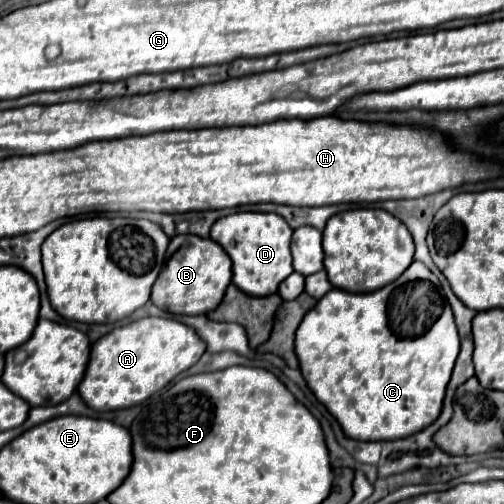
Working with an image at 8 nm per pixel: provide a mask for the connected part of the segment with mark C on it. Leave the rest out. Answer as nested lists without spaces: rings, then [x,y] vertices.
[[[415,260],[395,282],[381,290],[369,294],[351,294],[337,288],[329,290],[329,294],[325,294],[325,298],[321,298],[299,324],[295,334],[295,354],[301,374],[315,398],[341,424],[347,438],[361,442],[399,440],[427,428],[437,420],[443,406],[445,388],[459,354],[459,334],[453,312],[449,306],[443,310],[437,290],[437,276],[431,274],[423,262]]]

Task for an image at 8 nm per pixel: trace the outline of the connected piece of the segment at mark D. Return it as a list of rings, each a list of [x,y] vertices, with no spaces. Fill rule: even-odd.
[[[235,212],[229,216],[219,218],[213,226],[211,226],[211,240],[215,240],[217,244],[223,246],[223,250],[229,254],[231,262],[233,262],[233,284],[243,290],[245,294],[251,296],[269,296],[275,294],[279,284],[293,274],[293,266],[291,266],[291,226],[279,216],[279,214],[263,214],[263,212]]]

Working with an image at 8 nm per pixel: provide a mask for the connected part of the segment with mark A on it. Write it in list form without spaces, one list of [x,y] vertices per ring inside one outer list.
[[[141,318],[115,328],[91,346],[89,364],[77,394],[93,410],[121,410],[141,404],[169,384],[177,374],[191,368],[205,352],[205,342],[189,326],[171,318]]]

